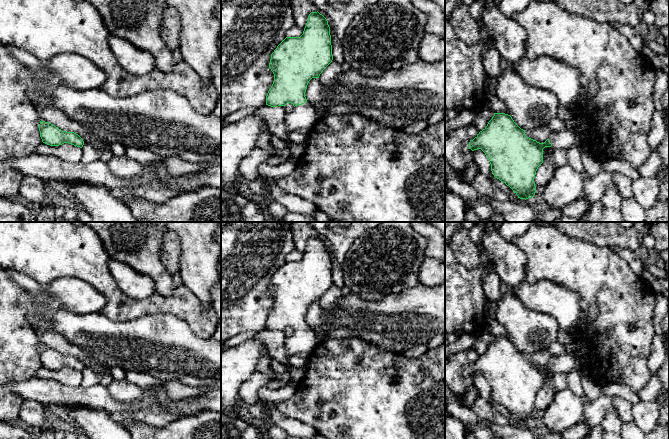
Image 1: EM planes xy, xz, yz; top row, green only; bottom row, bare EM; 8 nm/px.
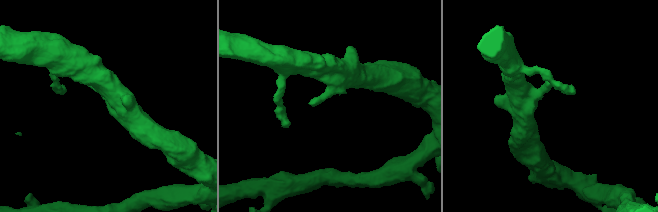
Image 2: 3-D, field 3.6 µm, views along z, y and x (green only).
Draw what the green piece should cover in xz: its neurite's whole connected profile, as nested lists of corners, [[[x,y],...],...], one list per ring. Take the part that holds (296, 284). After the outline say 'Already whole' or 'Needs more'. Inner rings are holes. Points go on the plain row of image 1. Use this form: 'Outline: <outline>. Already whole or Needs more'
Outline: [[[311,236],[300,261],[286,261],[271,278],[269,292],[274,298],[274,305],[266,320],[266,329],[271,331],[286,330],[291,327],[294,333],[285,339],[284,348],[287,357],[297,353],[311,353],[320,338],[305,321],[307,309],[312,302],[319,302],[323,294],[332,286],[330,251],[327,243],[317,236]]]. Needs more

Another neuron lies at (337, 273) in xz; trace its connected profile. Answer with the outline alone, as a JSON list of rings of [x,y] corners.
[[[330,253],[332,279],[341,290],[344,288],[343,270],[341,262],[339,262],[333,254]]]

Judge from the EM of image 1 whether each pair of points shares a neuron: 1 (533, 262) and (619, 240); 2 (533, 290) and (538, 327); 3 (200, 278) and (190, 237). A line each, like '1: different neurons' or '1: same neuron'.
1: different neurons
2: different neurons
3: same neuron

